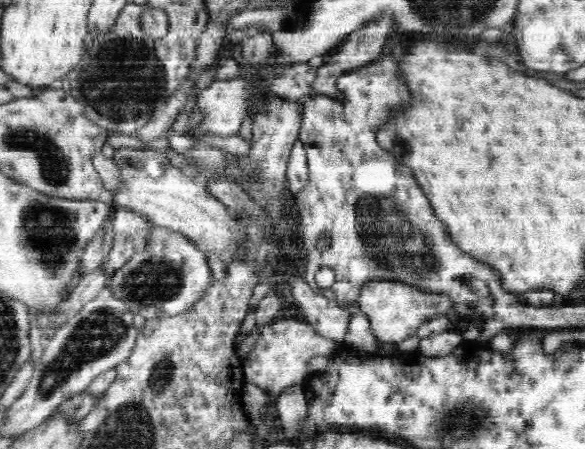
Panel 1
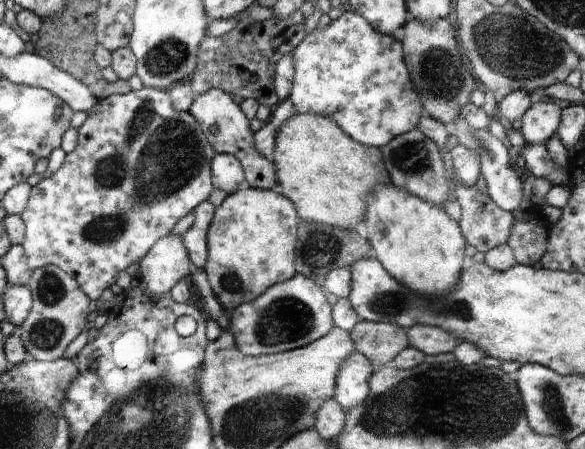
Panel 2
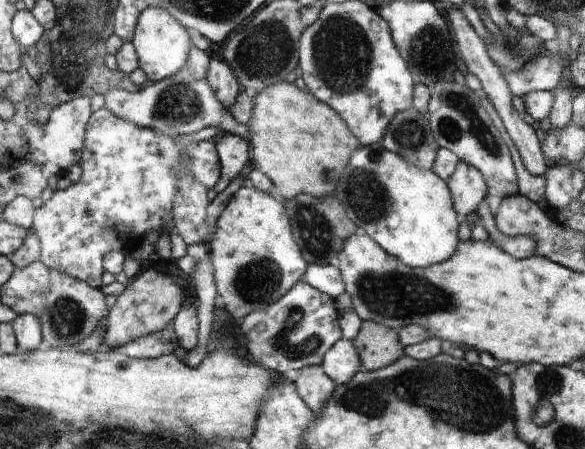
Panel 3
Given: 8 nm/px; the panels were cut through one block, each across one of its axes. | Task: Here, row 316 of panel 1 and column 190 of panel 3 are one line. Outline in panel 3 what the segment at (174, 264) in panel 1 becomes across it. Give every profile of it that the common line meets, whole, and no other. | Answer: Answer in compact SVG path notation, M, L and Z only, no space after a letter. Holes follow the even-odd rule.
M102 107L100 110L93 112L92 118L88 124L87 134L85 135L85 146L82 156L82 177L79 182L72 183L71 186L65 190L58 189L54 192L52 198L36 211L35 214L35 226L37 234L43 244L43 255L41 260L44 264L47 264L52 269L58 269L61 273L71 276L73 279L88 283L91 287L100 289L102 284L102 272L104 272L104 266L102 266L102 258L105 254L108 254L111 250L119 250L124 254L130 254L134 248L134 244L146 233L157 230L160 235L164 232L170 232L170 226L173 224L172 209L174 209L174 200L176 194L179 192L179 178L182 174L182 169L190 169L191 173L197 178L197 181L202 183L205 187L212 188L214 184L218 184L220 177L222 176L222 166L219 159L219 154L216 154L217 150L214 150L215 142L212 140L201 141L199 143L187 143L180 141L180 135L176 136L162 134L159 131L152 130L151 128L144 128L136 126L132 121L120 118L119 115L115 115L112 111L109 111L106 107Z

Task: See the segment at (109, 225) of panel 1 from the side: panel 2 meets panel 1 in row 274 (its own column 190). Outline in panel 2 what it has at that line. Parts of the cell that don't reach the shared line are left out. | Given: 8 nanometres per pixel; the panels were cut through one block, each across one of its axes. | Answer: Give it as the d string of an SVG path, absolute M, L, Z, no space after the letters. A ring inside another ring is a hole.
M244 14L239 17L235 29L219 37L208 37L199 49L198 66L187 80L198 95L211 88L221 88L234 99L254 99L268 108L280 103L275 91L275 66L281 56L292 53L305 38L305 24L294 24L290 17L267 18L257 21Z

